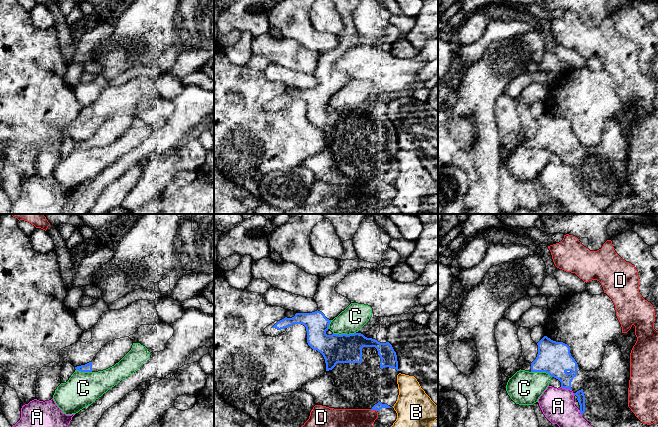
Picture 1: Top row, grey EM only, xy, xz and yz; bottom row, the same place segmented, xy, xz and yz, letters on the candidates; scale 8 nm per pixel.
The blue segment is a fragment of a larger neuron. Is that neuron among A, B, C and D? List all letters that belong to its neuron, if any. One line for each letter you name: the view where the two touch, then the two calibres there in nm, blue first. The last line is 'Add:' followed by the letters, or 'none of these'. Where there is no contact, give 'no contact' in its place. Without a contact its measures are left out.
Add: none of these

